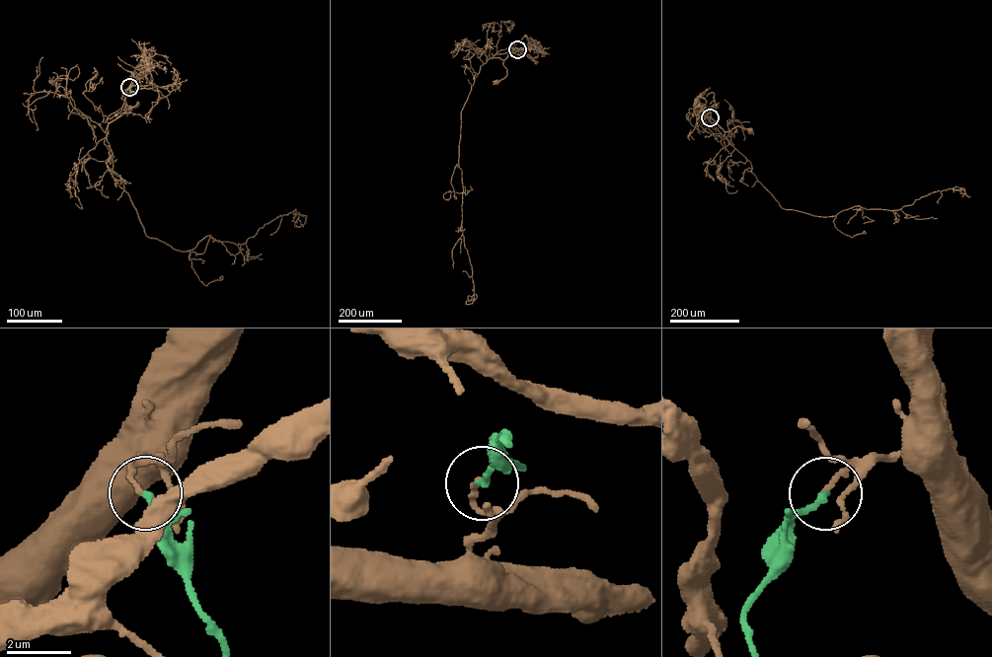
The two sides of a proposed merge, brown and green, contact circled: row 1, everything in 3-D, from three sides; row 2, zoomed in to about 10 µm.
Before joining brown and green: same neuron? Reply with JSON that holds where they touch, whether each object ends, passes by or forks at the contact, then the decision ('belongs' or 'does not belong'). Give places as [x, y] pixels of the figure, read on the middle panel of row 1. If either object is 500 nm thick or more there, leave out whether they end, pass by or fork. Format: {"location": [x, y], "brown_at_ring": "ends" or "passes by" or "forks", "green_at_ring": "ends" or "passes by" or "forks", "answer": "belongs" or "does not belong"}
{"location": [517, 49], "brown_at_ring": "ends", "green_at_ring": "ends", "answer": "does not belong"}

